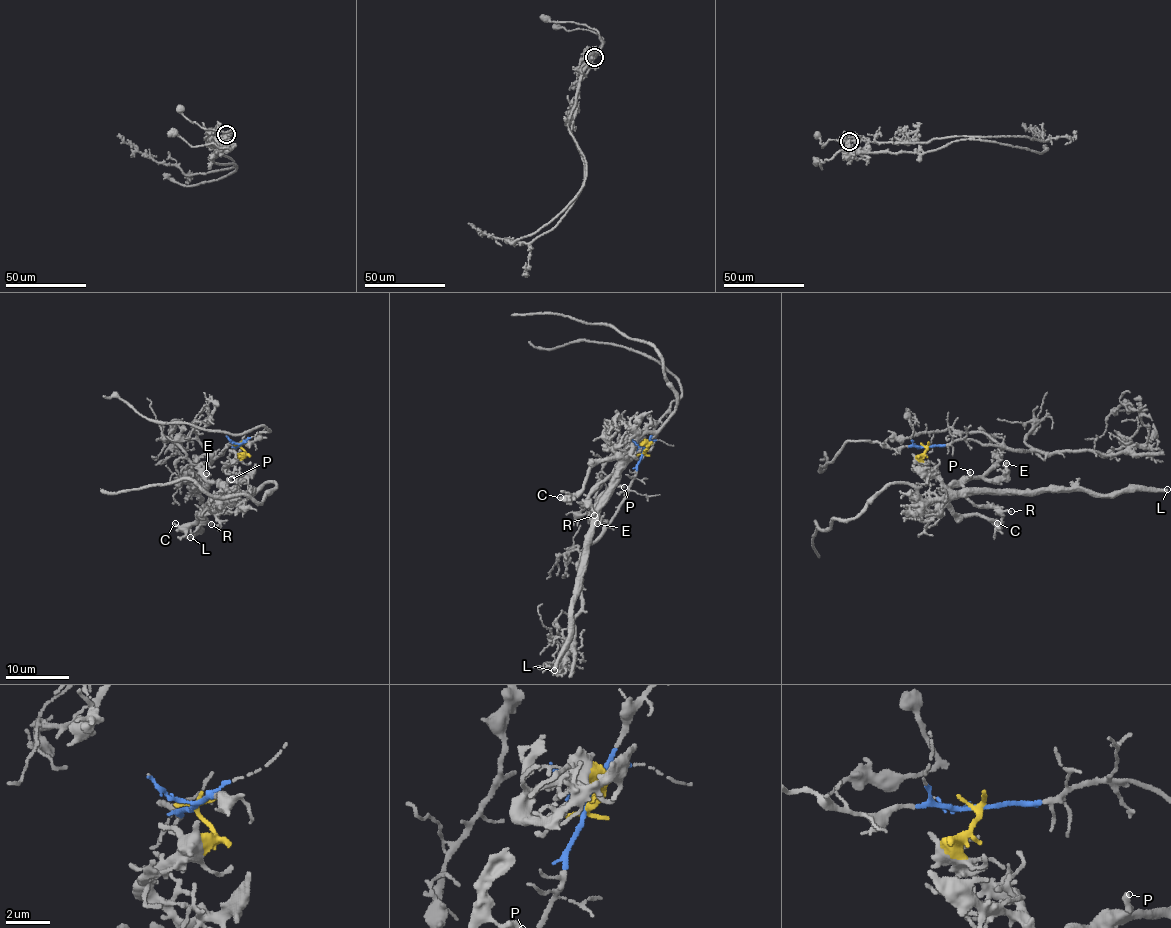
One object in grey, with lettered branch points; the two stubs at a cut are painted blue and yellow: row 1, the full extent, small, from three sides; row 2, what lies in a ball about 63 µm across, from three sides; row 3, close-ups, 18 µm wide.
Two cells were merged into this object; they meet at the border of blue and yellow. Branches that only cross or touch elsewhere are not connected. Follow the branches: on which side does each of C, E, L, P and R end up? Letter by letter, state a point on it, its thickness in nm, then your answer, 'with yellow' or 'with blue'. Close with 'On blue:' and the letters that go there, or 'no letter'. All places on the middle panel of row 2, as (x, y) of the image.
C: (560, 497) | 240 nm | with yellow
E: (597, 523) | 320 nm | with yellow
L: (554, 670) | 360 nm | with yellow
P: (624, 487) | 320 nm | with yellow
R: (594, 515) | 170 nm | with yellow
On blue: no letter

